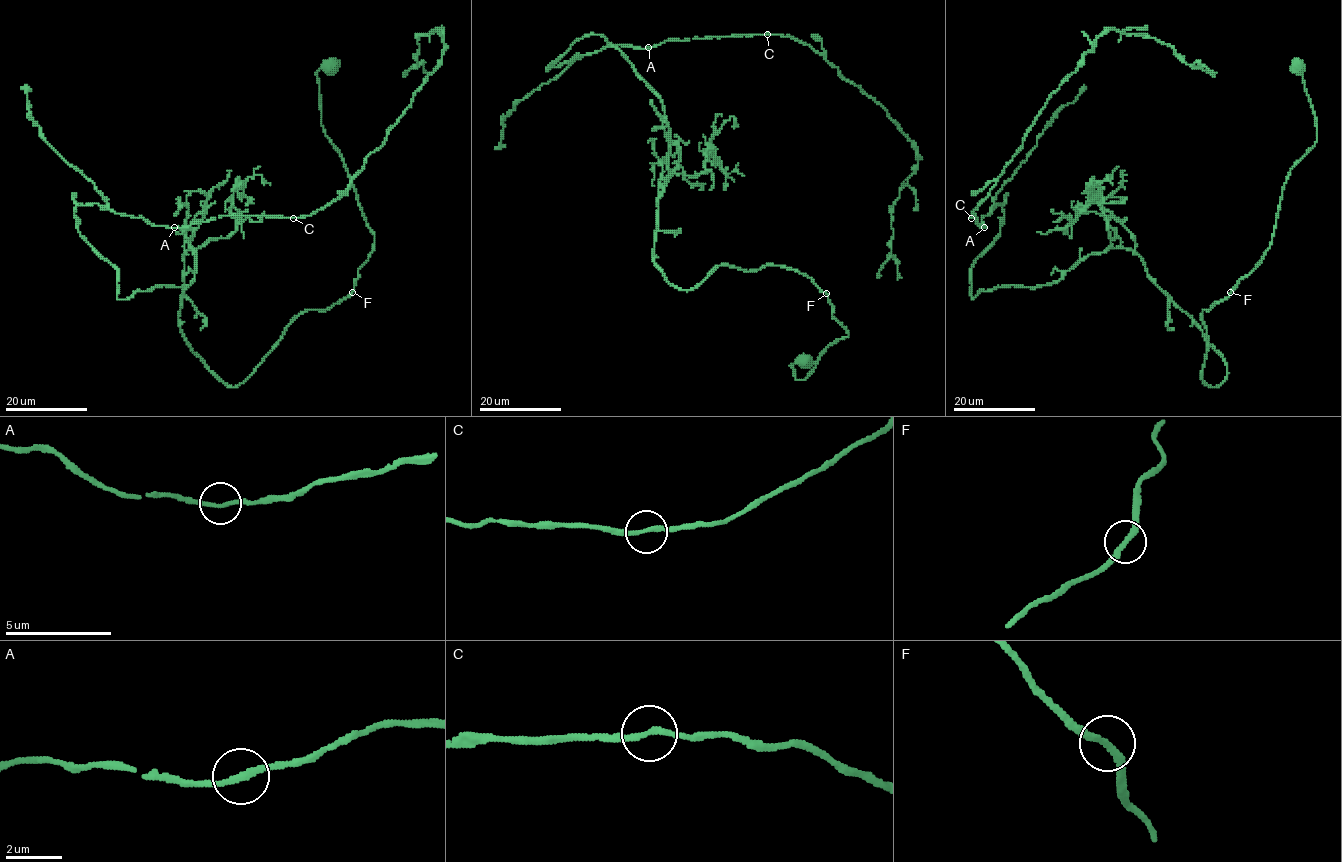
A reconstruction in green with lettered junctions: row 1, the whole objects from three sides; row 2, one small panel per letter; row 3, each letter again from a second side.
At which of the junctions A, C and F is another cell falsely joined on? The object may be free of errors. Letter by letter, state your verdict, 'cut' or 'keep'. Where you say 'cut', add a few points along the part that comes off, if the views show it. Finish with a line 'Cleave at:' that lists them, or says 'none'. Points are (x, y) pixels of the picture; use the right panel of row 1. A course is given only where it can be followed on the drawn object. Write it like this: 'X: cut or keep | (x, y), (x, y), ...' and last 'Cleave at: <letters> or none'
A: keep
C: keep
F: keep
Cleave at: none

